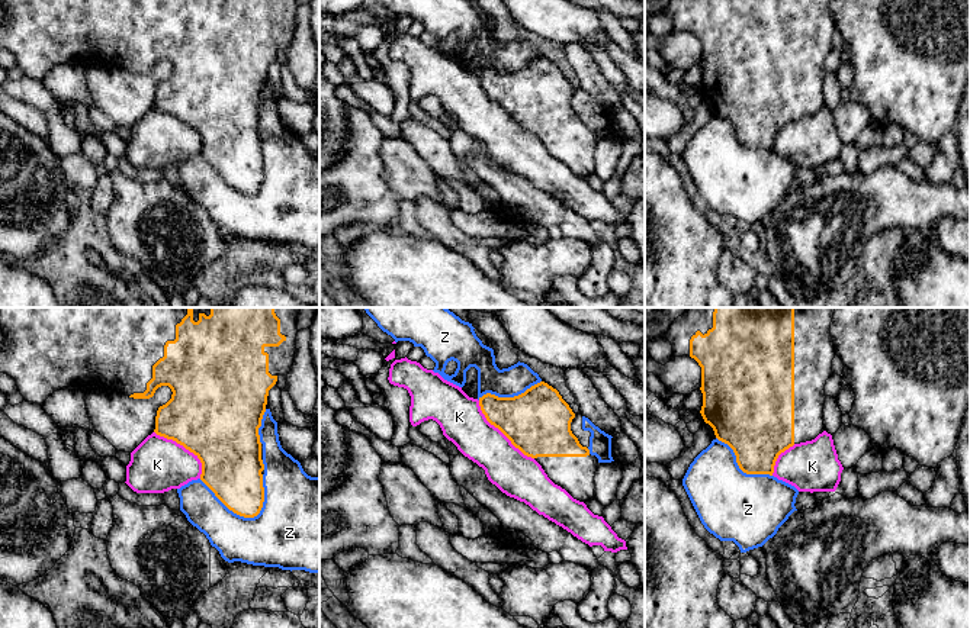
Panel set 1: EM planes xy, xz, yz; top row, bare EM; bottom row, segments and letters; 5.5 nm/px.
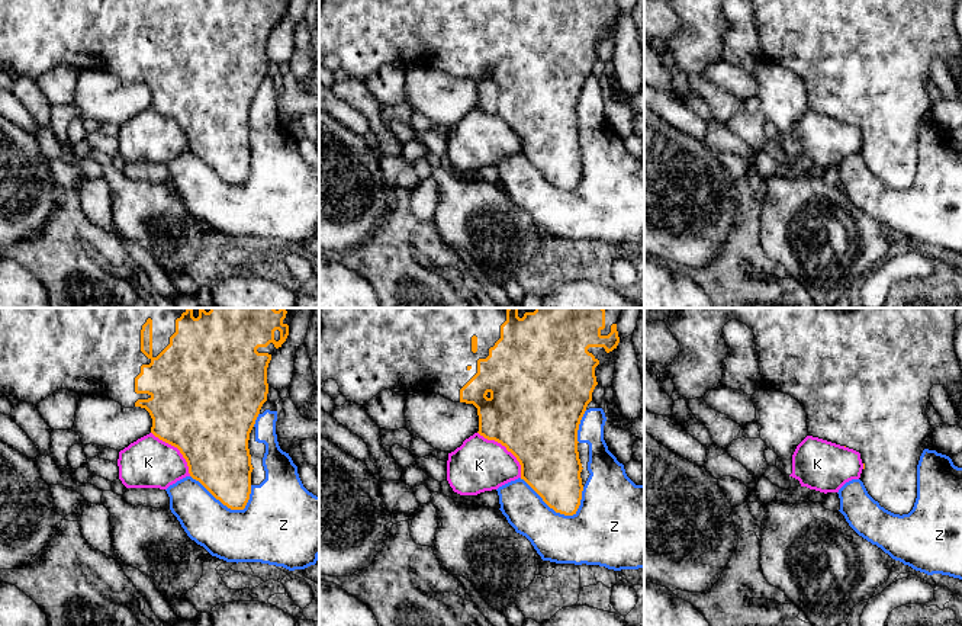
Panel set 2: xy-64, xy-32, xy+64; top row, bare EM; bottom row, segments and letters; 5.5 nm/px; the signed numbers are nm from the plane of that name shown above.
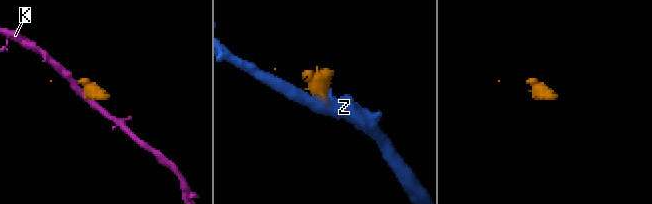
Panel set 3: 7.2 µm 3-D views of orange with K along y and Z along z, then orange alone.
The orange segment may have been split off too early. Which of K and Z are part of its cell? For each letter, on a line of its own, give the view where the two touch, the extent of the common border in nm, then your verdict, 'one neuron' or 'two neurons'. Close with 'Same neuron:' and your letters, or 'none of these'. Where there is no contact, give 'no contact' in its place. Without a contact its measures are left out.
K: contact in xz; length 440 nm; two neurons
Z: contact in xy; length 400 nm; two neurons
Same neuron: none of these

